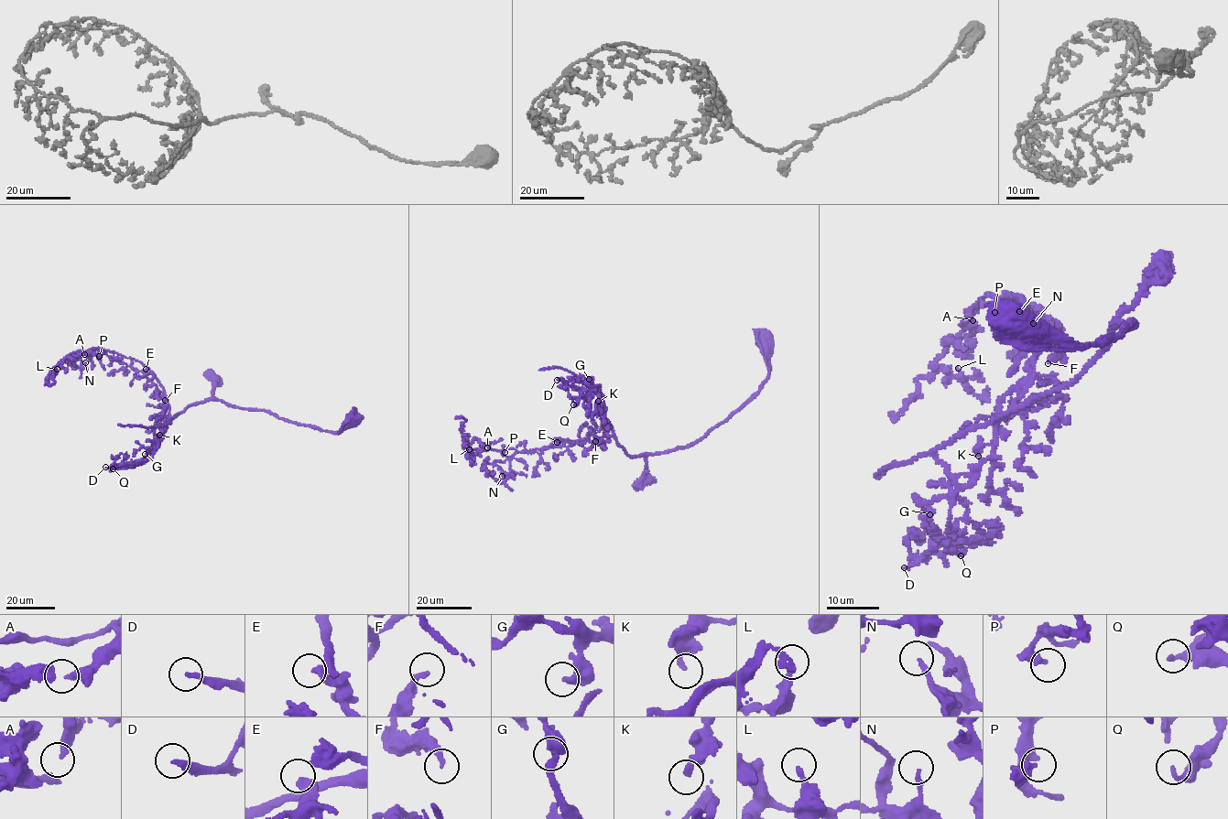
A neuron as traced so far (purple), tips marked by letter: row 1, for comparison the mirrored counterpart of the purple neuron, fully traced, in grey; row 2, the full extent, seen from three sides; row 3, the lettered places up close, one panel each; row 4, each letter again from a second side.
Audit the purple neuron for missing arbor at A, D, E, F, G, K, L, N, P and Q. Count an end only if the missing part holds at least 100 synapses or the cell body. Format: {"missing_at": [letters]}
{"missing_at": ["D"]}

